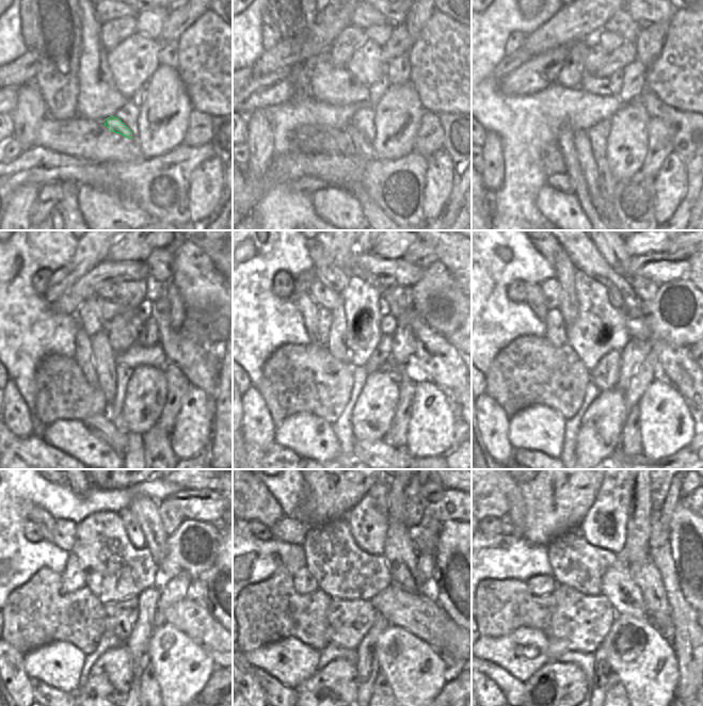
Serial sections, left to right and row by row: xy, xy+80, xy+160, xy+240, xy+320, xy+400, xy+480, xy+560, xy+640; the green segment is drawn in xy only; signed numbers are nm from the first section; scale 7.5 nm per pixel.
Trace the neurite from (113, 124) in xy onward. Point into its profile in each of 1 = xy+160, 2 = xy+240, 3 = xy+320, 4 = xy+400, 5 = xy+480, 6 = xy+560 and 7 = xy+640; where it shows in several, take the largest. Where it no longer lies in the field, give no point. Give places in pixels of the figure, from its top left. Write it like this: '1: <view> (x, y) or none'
1: xy+160 (606, 179)
2: xy+240 (134, 440)
3: none
4: none
5: none
6: none
7: none

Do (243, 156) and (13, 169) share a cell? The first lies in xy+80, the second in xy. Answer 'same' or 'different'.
different

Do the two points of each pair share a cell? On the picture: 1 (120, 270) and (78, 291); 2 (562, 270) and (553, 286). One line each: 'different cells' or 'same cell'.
1: same cell
2: different cells

